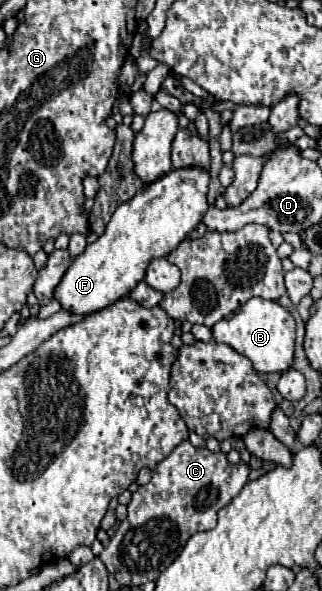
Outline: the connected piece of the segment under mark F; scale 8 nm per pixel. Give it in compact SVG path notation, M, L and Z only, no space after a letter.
M200 166L170 170L146 184L128 202L116 208L106 232L94 244L88 244L84 254L72 260L54 298L62 302L62 308L92 314L130 294L144 278L150 260L168 256L202 222L202 216L208 210L208 184L210 172Z

